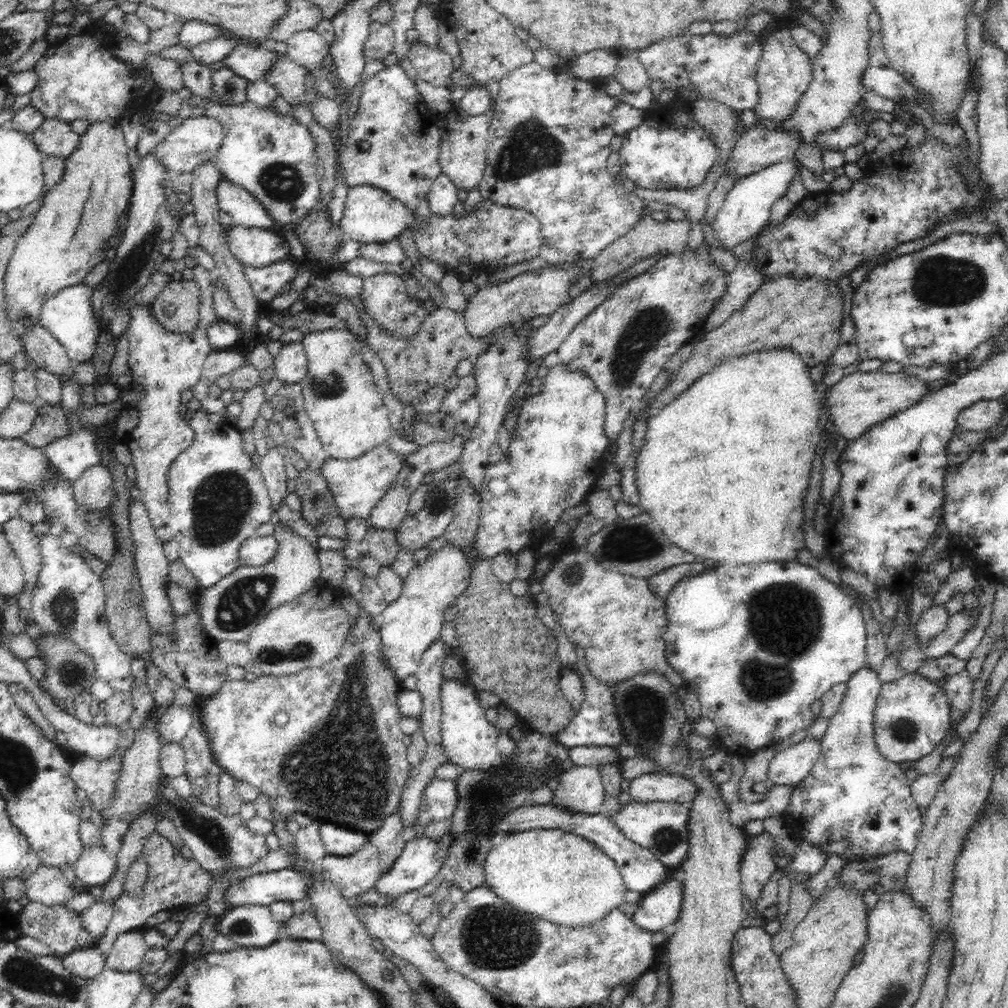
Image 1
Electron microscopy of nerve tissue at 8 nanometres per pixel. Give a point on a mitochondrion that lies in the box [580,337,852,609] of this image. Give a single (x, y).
(626, 544)

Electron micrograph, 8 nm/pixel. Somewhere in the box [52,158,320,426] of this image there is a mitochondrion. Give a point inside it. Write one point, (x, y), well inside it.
(127, 275)

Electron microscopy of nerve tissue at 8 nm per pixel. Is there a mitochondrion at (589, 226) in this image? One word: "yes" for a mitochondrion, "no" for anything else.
no

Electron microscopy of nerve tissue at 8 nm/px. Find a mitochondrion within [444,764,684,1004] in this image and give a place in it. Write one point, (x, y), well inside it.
(493, 937)

